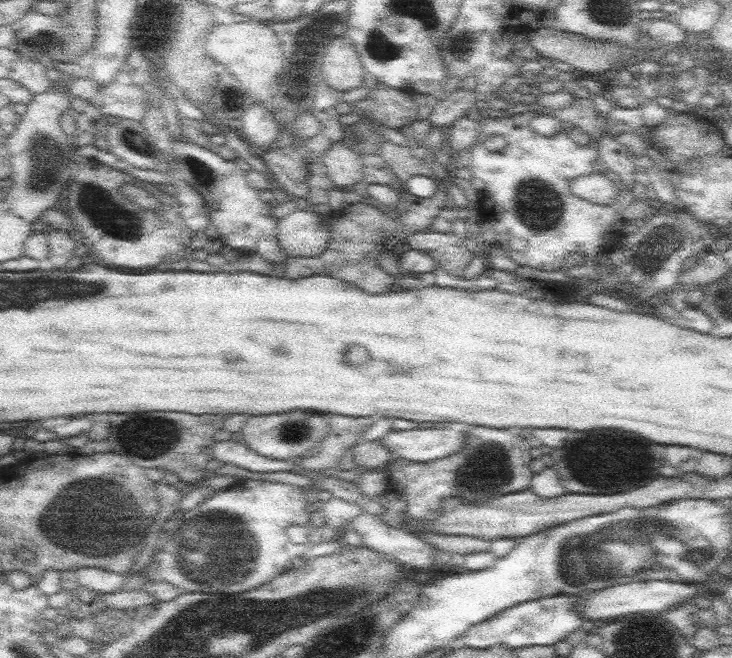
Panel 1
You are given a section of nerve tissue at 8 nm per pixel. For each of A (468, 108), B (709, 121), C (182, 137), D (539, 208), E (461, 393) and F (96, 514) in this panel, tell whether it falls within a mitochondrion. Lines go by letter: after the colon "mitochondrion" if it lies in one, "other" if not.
A: other
B: other
C: other
D: mitochondrion
E: other
F: mitochondrion

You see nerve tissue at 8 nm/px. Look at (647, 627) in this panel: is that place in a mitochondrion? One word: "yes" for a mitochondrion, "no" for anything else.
no

